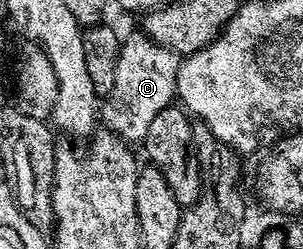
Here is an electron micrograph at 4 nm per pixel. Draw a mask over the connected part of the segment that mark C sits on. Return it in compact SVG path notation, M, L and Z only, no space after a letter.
M138 30L121 41L121 48L116 62L116 82L113 83L109 96L105 97L100 108L100 116L109 131L121 136L127 142L145 141L148 126L160 110L171 107L176 100L176 78L178 77L179 53L160 46Z

